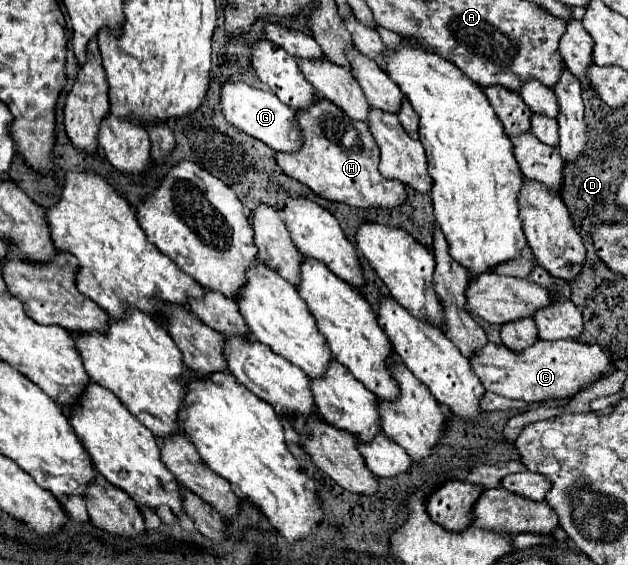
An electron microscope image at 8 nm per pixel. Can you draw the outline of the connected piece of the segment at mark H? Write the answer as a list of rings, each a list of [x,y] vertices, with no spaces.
[[[324,98],[306,114],[298,114],[298,122],[306,138],[302,150],[298,154],[276,154],[276,162],[286,176],[302,182],[320,198],[352,208],[392,210],[406,202],[406,188],[400,182],[382,178],[378,172],[378,146],[366,124],[354,122]]]

